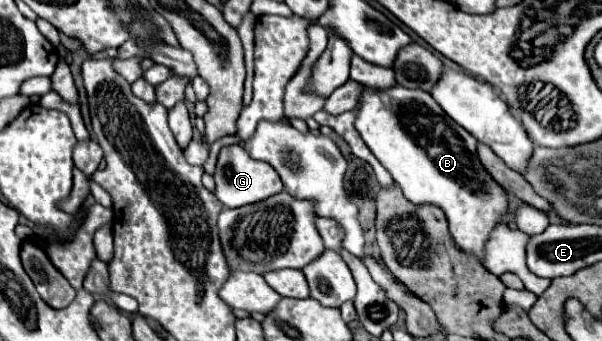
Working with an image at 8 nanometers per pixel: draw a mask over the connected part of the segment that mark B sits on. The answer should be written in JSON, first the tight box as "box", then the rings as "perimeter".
{"box":[356,85,506,257],"perimeter":[[[394,85],[388,89],[362,87],[356,107],[356,131],[390,171],[404,197],[416,205],[438,205],[450,223],[456,245],[482,257],[484,243],[506,213],[506,191],[486,173],[476,153],[476,139],[454,123],[422,89]]]}

